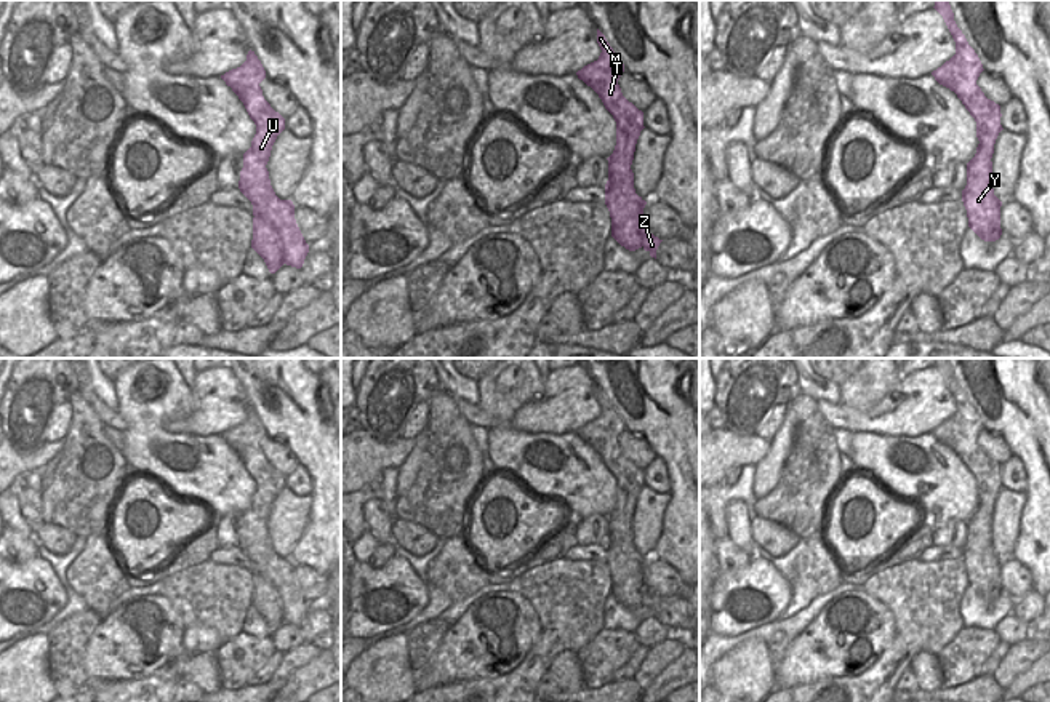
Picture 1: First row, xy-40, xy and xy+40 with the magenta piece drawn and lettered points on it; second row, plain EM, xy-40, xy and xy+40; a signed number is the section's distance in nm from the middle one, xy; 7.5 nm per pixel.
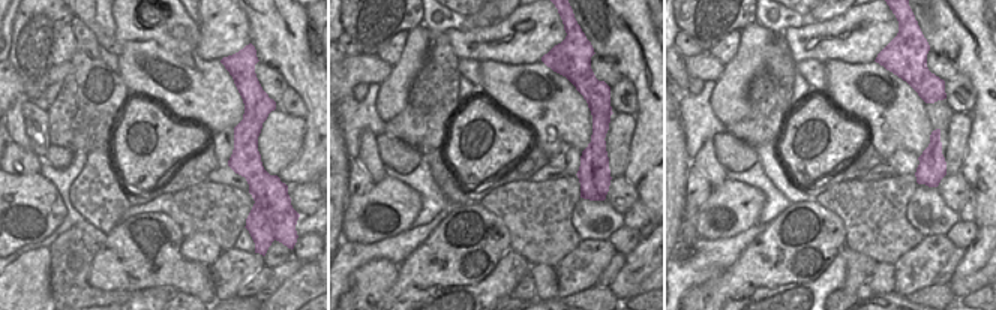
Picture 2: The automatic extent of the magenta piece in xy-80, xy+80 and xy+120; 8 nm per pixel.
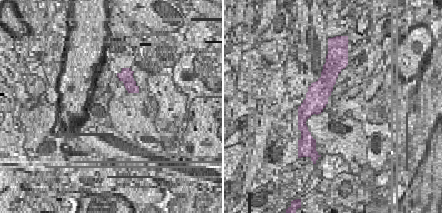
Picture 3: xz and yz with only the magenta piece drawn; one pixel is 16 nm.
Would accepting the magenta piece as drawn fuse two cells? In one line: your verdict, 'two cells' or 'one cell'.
two cells

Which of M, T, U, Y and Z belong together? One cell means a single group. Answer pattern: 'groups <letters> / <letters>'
groups M T U Z / Y

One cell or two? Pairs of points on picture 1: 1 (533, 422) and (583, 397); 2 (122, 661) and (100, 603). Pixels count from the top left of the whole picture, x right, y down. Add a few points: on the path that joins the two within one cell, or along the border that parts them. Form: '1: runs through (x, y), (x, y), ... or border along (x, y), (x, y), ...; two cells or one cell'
1: runs through (546, 414), (561, 410), (570, 400); one cell
2: border along (111, 611), (103, 618); two cells

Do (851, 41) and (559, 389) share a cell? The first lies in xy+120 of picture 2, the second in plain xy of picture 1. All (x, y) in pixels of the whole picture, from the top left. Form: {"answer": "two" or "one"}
{"answer": "one"}

